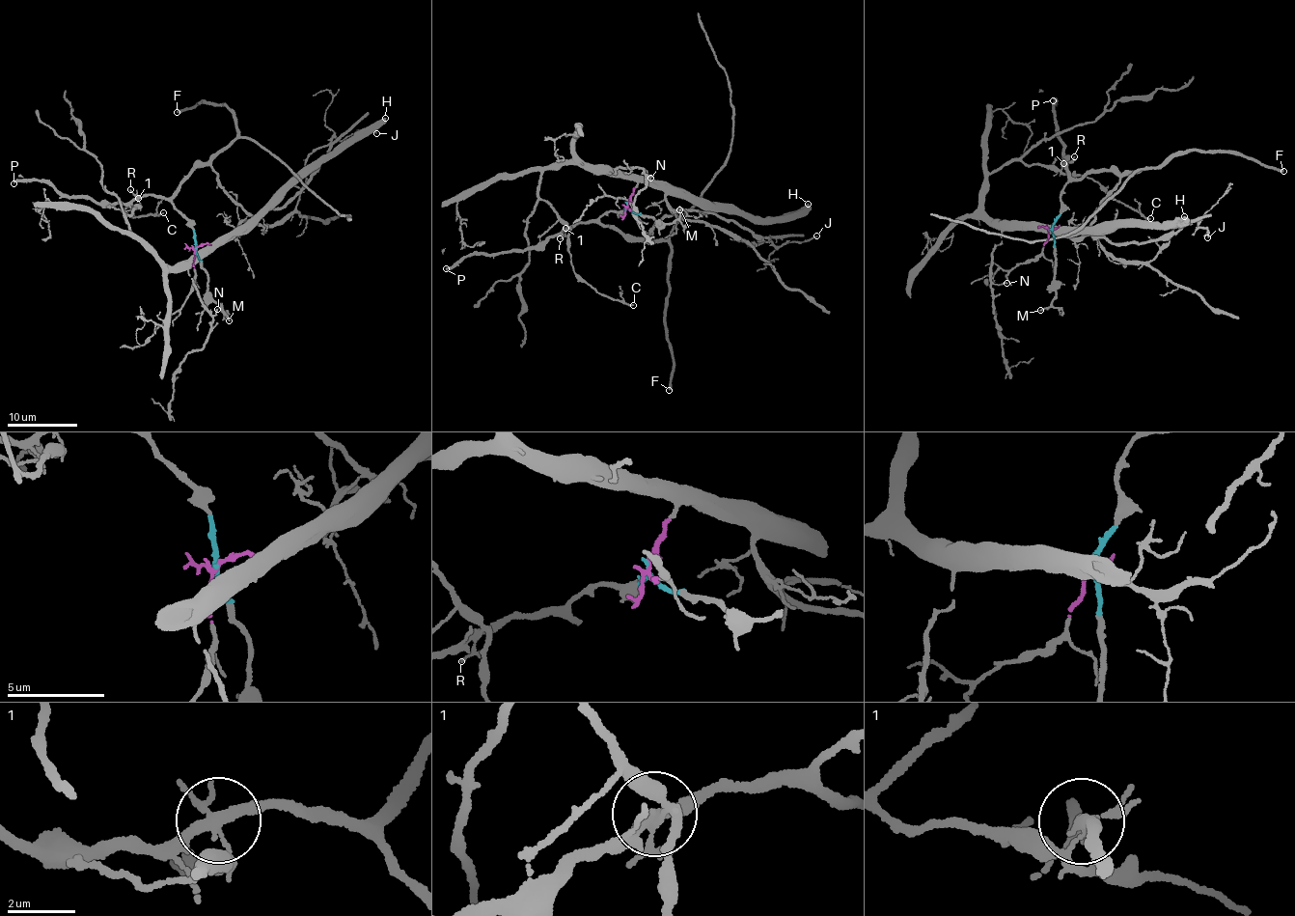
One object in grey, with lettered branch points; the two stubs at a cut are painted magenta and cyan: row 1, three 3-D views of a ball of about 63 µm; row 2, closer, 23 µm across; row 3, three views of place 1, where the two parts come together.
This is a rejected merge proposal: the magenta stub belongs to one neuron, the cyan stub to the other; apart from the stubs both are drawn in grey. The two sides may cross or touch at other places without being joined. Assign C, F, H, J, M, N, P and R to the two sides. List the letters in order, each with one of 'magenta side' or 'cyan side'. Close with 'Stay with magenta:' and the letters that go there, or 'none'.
C: magenta side
F: cyan side
H: magenta side
J: magenta side
M: cyan side
N: magenta side
P: cyan side
R: magenta side
Stay with magenta: C, H, J, N, R

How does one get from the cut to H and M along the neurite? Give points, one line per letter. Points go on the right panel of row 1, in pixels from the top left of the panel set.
H: (1047, 229), (1034, 228), (1058, 236), (1110, 222), (1172, 228), (1181, 223), (1183, 217)
M: (1047, 229), (1054, 235), (1057, 293), (1050, 307), (1039, 310)

